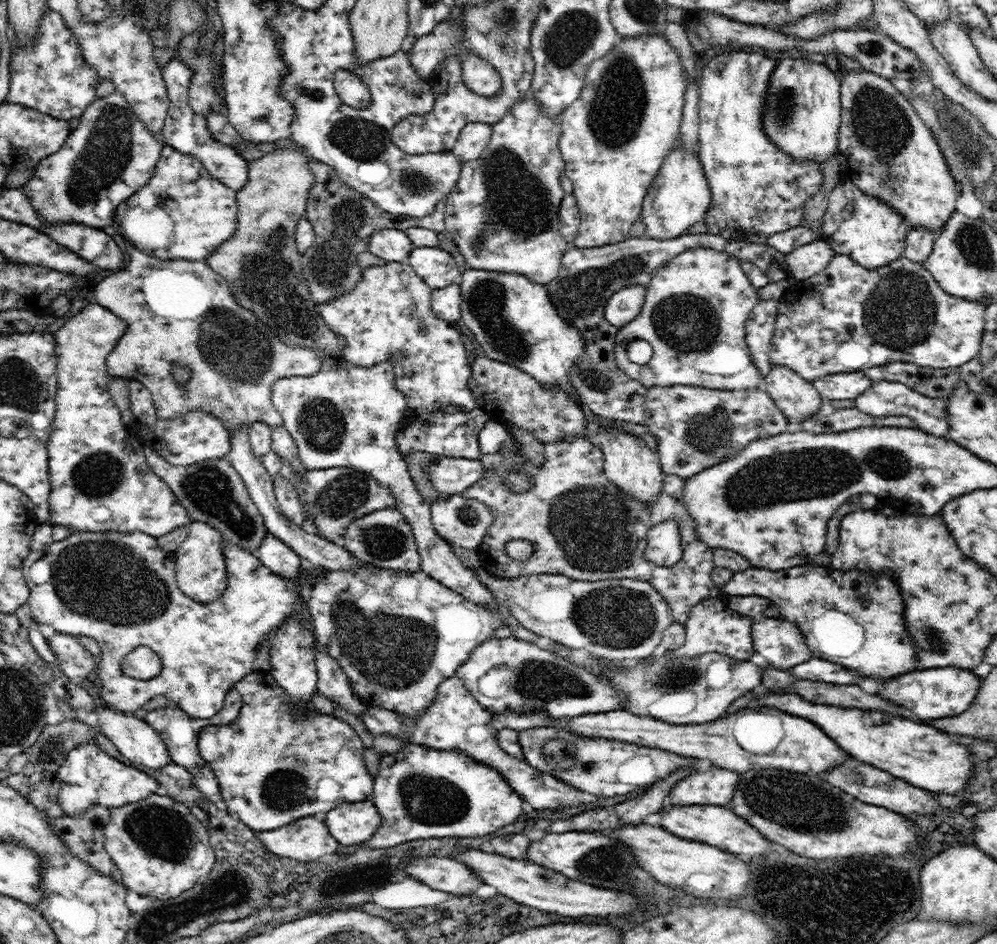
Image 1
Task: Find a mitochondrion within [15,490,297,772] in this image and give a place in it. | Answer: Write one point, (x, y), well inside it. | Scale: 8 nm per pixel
(80, 565)

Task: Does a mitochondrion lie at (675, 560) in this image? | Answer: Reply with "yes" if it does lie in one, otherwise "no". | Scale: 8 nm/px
no

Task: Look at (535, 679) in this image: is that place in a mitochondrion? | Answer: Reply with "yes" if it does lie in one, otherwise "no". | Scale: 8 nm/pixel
yes

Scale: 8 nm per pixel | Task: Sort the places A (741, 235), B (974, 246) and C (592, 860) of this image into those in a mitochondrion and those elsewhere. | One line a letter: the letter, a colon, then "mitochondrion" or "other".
A: other
B: mitochondrion
C: mitochondrion

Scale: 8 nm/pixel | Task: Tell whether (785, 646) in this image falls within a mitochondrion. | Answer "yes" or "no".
yes

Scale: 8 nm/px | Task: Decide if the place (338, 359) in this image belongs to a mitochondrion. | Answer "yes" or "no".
no

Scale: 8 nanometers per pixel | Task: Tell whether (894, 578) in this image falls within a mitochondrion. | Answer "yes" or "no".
no

